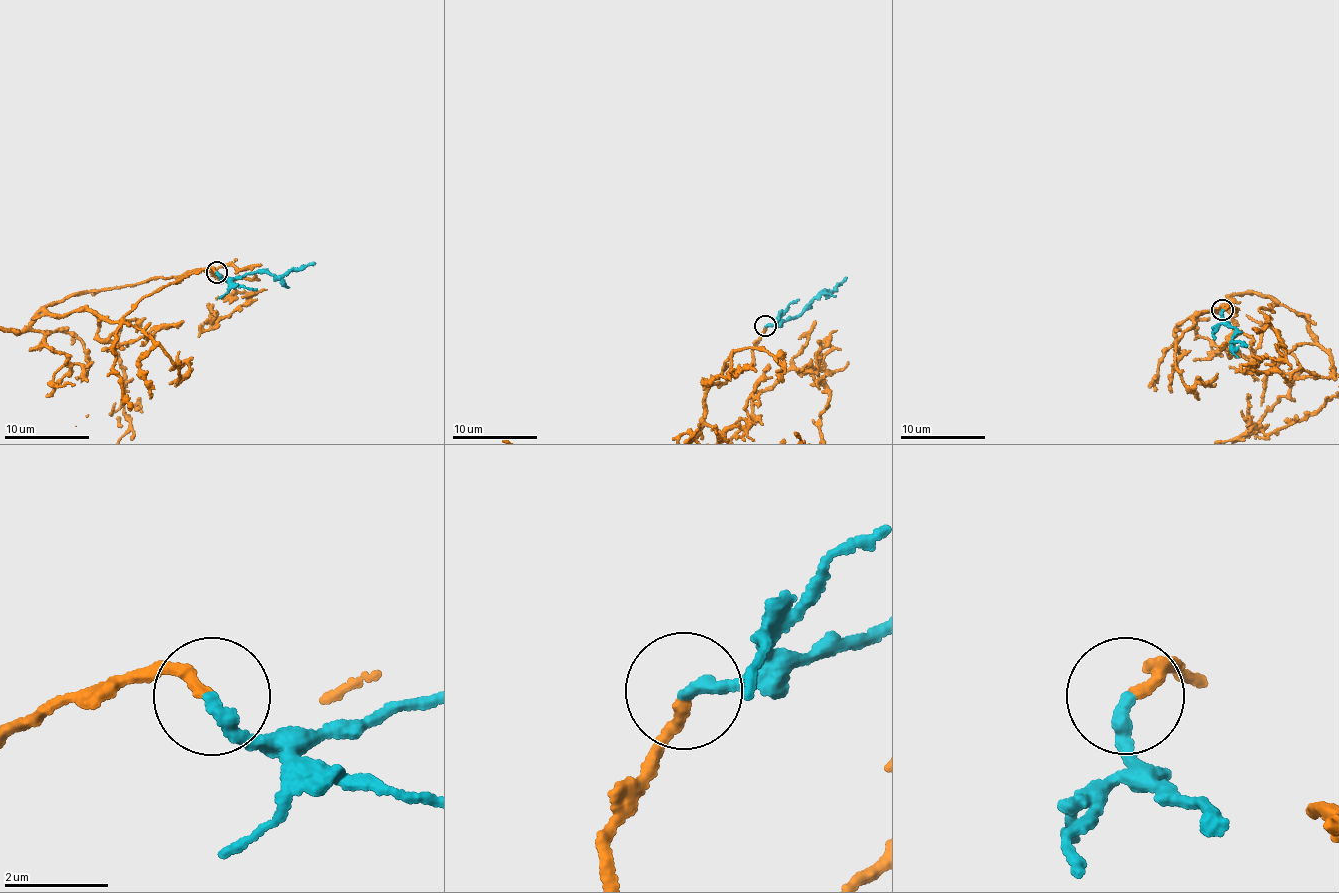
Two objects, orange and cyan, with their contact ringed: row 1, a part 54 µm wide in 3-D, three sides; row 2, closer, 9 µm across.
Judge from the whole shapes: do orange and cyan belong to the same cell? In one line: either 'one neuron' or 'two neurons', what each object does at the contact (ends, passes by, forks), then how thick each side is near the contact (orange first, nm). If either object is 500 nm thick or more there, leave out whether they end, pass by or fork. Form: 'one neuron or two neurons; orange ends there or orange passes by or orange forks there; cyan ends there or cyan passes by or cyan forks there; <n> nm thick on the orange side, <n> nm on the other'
one neuron; orange ends there; cyan ends there; 220 nm thick on the orange side, 280 nm on the other

